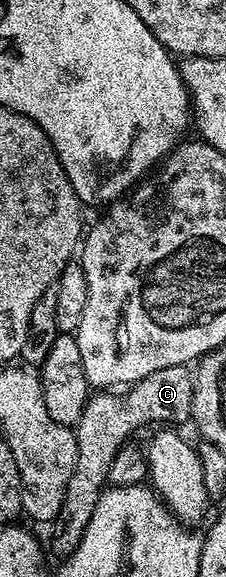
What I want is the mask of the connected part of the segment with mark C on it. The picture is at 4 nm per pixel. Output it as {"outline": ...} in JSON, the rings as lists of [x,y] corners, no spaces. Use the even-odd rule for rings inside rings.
{"outline":[[[187,365],[161,367],[161,371],[153,371],[153,375],[135,382],[126,391],[99,391],[88,400],[79,424],[74,426],[77,463],[65,491],[61,511],[49,525],[51,549],[59,559],[70,557],[73,550],[79,547],[85,527],[89,527],[89,519],[93,517],[93,511],[99,502],[99,495],[108,484],[107,476],[113,459],[117,451],[132,440],[131,433],[137,432],[142,425],[153,424],[154,421],[163,421],[159,423],[166,423],[171,427],[179,427],[175,425],[188,424],[191,421],[194,382],[192,370]]]}

